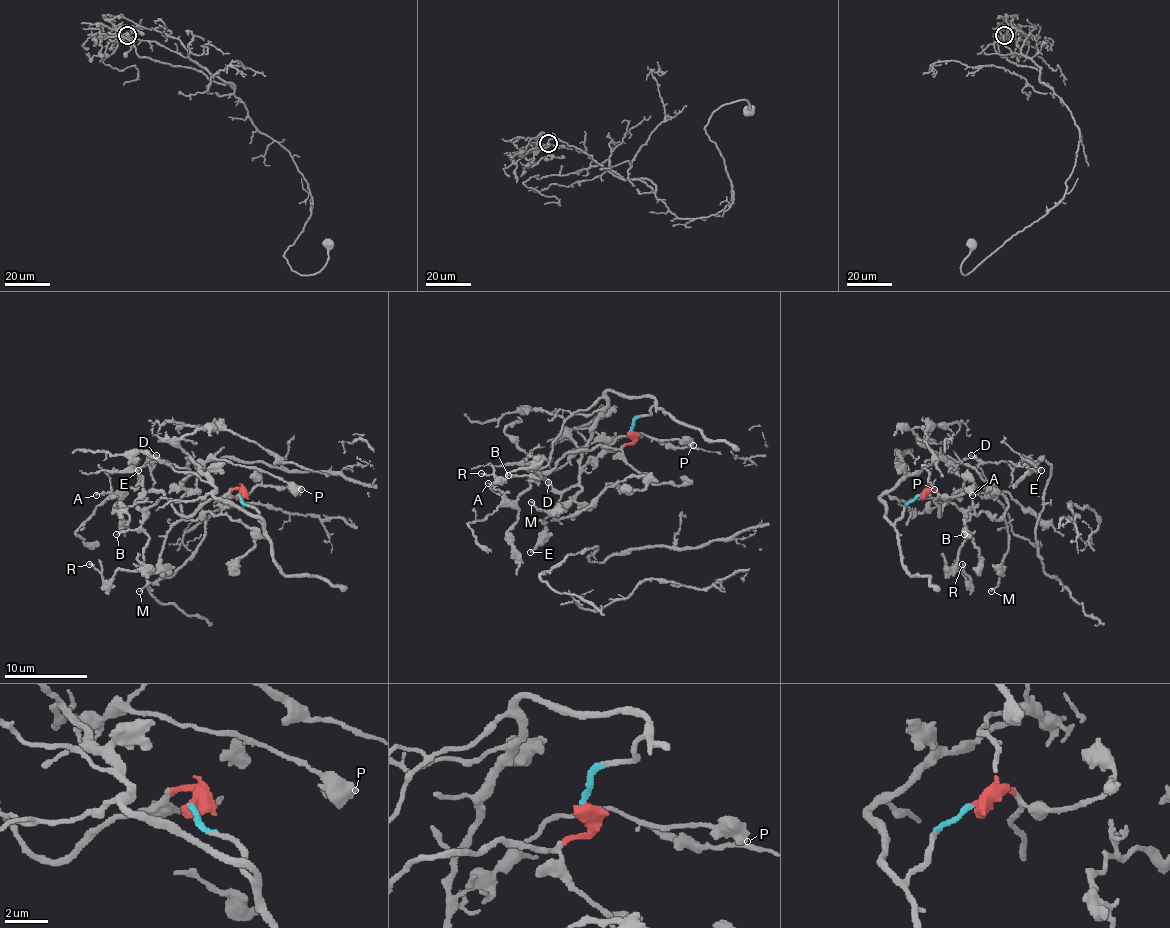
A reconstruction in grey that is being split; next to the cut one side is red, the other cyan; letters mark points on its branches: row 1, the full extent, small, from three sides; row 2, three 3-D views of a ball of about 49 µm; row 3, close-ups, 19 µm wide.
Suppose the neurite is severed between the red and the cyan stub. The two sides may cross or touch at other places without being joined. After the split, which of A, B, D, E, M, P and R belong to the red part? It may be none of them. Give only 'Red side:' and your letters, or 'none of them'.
Red side: A

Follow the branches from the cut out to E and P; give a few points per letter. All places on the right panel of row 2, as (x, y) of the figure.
E: (920, 496), (890, 522), (885, 518), (879, 498), (941, 458), (978, 467), (1032, 463), (1040, 471)
P: (920, 496), (890, 522), (885, 518), (879, 498), (929, 465), (951, 458), (929, 458), (923, 465), (935, 489)

